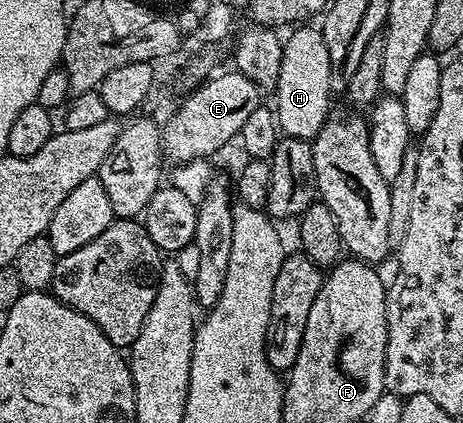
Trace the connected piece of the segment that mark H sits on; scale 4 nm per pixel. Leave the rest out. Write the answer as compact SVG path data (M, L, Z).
M299 25L294 28L295 31L291 36L286 36L285 42L283 44L283 56L281 57L281 77L277 81L275 90L273 92L273 98L275 98L275 103L273 102L273 110L275 112L275 118L279 125L279 130L284 136L289 138L299 138L308 141L314 140L315 134L320 131L320 129L325 125L328 115L332 114L333 107L331 107L331 94L333 94L333 88L331 86L331 66L329 65L329 49L325 49L325 37L323 36L322 30L318 26L315 27L303 27L307 25Z

